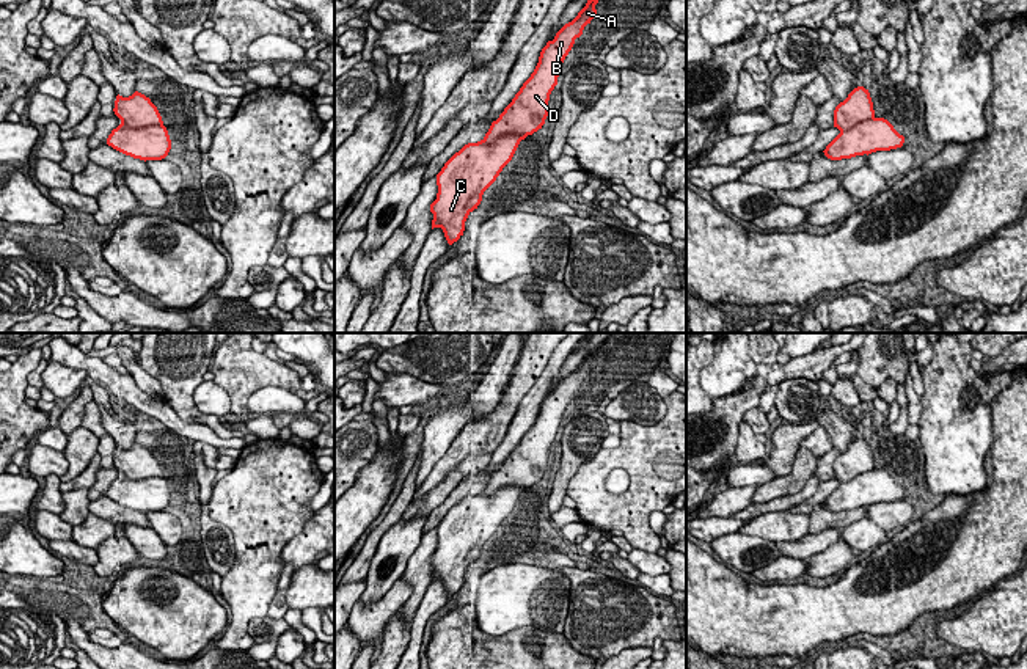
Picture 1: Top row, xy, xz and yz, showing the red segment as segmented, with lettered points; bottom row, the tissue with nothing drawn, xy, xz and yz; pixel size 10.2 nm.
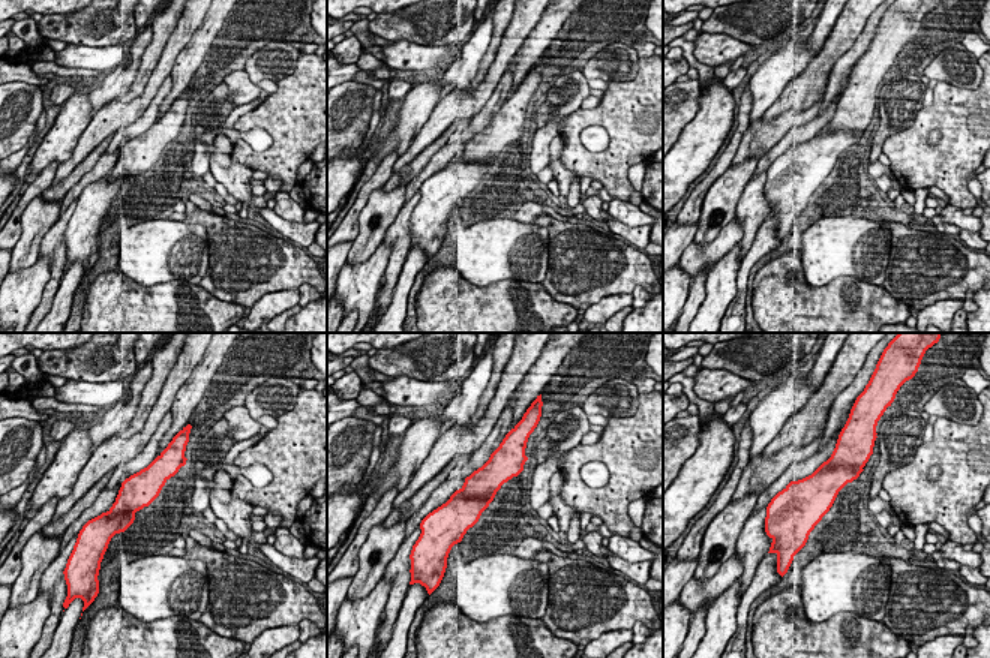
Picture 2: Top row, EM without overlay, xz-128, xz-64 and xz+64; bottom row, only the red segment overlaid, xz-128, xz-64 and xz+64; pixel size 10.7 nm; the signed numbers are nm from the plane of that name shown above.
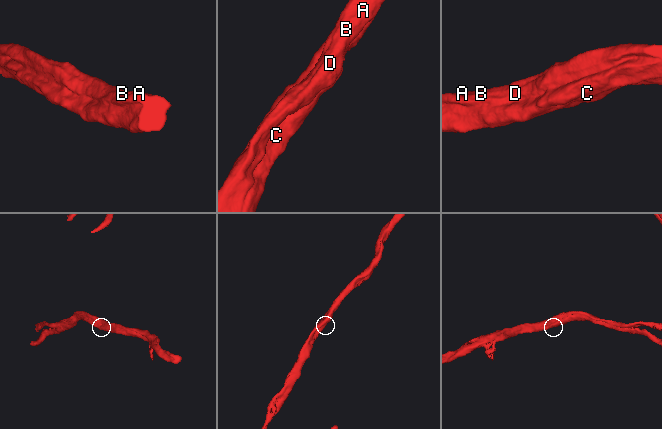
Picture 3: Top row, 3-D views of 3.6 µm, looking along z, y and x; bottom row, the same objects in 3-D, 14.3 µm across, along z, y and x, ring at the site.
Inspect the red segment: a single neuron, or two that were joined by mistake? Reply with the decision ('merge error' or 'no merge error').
merge error

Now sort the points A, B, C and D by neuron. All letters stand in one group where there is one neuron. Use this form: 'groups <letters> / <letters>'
groups A B D / C

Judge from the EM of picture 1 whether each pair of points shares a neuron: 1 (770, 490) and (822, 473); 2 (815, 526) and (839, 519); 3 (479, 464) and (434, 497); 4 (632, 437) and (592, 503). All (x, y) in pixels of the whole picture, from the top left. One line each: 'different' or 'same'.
1: different
2: same
3: same
4: same

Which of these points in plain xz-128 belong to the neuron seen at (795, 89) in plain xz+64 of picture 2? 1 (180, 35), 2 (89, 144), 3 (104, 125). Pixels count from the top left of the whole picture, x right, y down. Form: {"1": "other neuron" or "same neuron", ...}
{"1": "same neuron", "2": "same neuron", "3": "same neuron"}

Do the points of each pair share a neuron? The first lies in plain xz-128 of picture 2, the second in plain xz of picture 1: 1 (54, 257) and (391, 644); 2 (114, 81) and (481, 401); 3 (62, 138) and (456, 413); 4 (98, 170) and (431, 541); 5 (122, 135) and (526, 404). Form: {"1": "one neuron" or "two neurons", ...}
{"1": "two neurons", "2": "one neuron", "3": "one neuron", "4": "two neurons", "5": "one neuron"}

